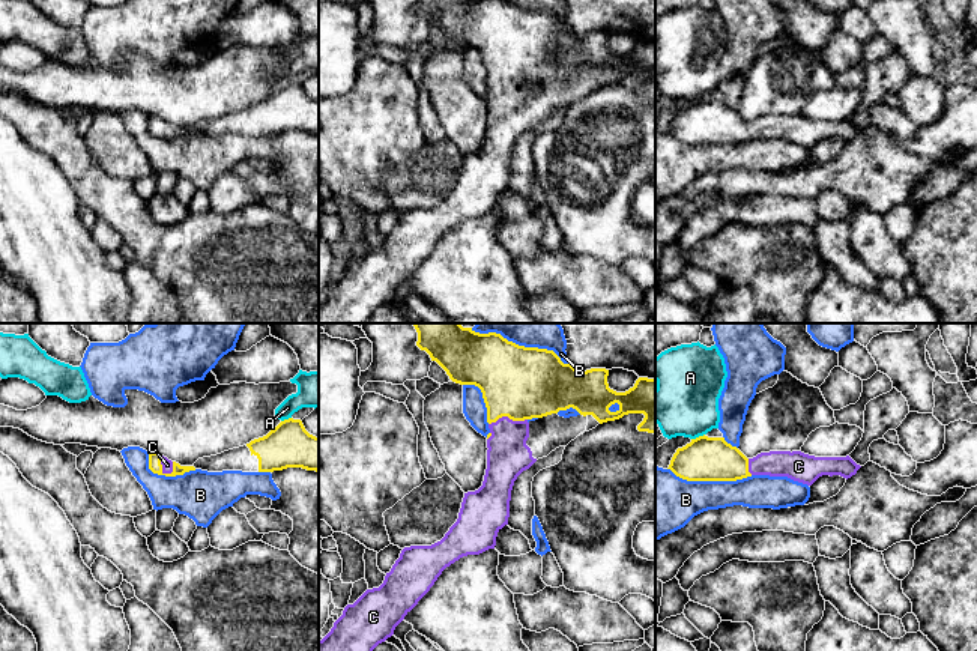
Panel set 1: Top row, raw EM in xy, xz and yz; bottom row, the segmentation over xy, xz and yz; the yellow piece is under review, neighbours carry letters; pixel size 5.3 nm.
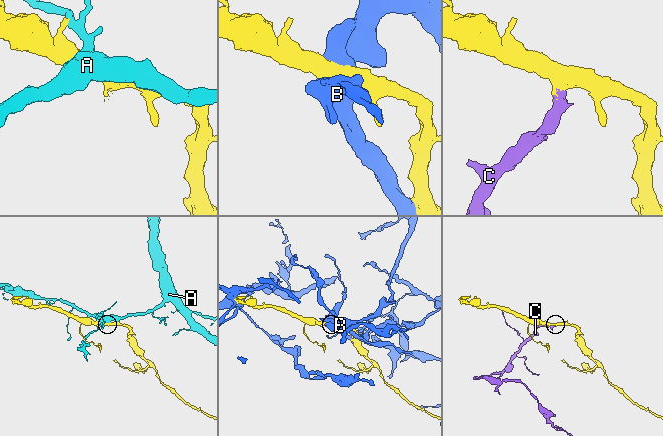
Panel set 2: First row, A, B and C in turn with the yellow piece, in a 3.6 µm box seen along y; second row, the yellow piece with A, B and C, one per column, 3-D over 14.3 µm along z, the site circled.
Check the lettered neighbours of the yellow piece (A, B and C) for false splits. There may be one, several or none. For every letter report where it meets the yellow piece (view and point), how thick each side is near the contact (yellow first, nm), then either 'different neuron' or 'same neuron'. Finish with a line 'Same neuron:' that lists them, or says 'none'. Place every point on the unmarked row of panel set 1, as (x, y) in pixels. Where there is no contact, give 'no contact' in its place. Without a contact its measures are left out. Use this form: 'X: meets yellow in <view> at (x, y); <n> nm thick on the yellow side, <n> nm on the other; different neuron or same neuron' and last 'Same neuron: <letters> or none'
A: meets yellow in yz at (699, 99); 240 nm thick on the yellow side, 360 nm on the other; different neuron
B: meets yellow in yz at (710, 143); 240 nm thick on the yellow side, 300 nm on the other; different neuron
C: meets yellow in xz at (507, 78); 380 nm thick on the yellow side, 220 nm on the other; same neuron
Same neuron: C

